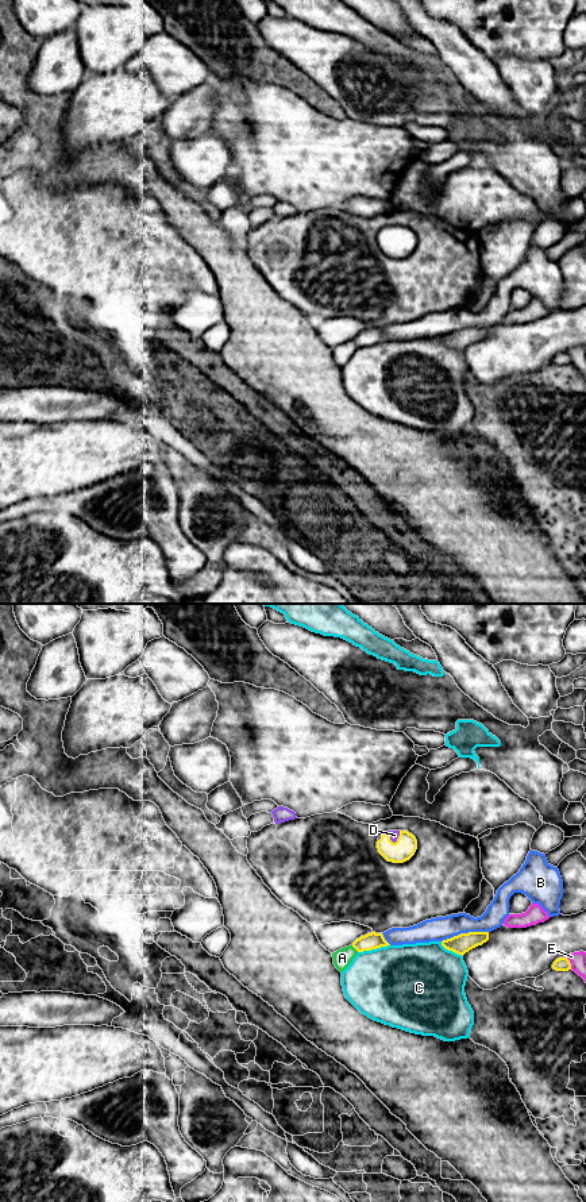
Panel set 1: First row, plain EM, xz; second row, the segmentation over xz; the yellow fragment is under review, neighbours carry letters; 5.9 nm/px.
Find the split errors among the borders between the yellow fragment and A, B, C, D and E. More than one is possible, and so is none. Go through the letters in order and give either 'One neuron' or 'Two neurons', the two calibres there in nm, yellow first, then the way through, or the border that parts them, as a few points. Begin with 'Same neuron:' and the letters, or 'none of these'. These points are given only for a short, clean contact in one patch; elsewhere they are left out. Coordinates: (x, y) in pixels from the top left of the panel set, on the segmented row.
Same neuron: D
A: Two neurons. Thickness 100 nm (yellow) against 110 nm. Boundary: xz (351, 946), (358, 951)
B: Two neurons. Thickness 120 nm (yellow) against 140 nm
C: Two neurons. Thickness 100 nm (yellow) against 480 nm
D: One neuron. Thickness 140 nm (yellow) against 50 nm
E: Two neurons. Thickness 80 nm (yellow) against 100 nm

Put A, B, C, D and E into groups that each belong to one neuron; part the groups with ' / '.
A / B / C / D / E

